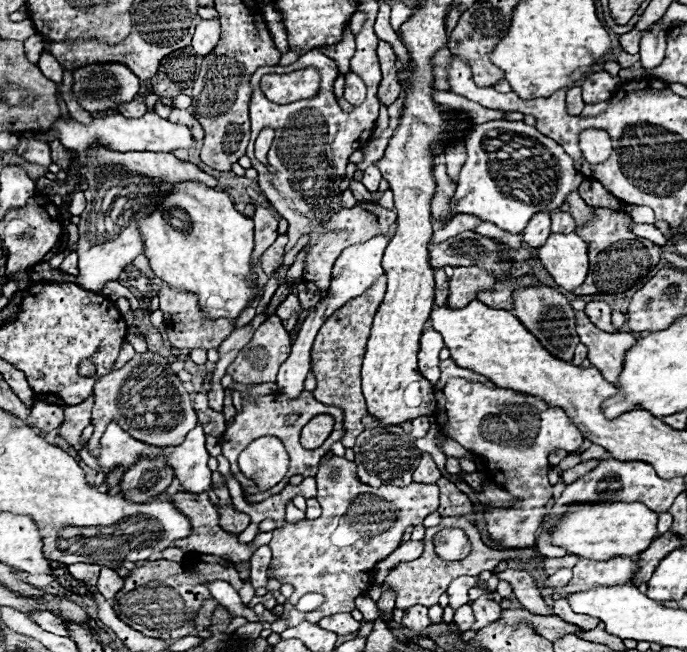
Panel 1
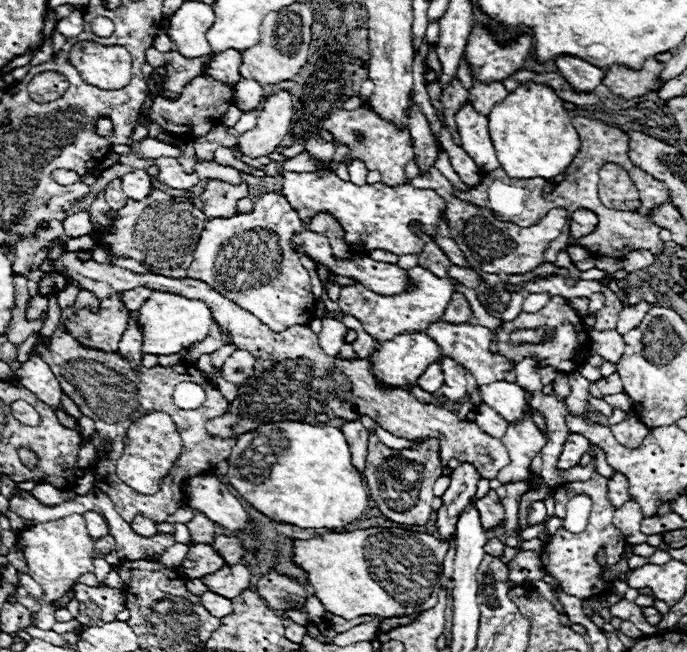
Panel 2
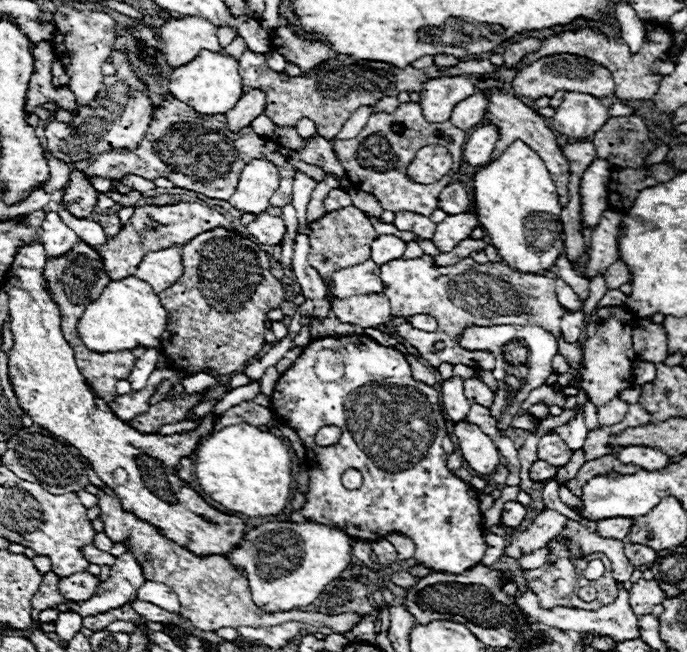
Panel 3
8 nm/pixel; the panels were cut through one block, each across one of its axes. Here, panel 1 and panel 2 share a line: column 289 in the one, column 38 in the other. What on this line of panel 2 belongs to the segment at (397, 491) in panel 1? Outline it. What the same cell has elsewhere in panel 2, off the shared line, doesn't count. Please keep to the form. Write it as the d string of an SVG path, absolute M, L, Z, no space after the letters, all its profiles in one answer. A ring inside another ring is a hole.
M72 514L72 516L66 516L66 518L60 518L60 520L54 520L54 522L42 522L42 524L36 524L32 528L26 528L26 530L18 532L18 544L16 546L26 554L26 560L28 560L28 566L30 566L30 576L44 588L44 596L38 598L42 608L36 614L36 624L42 630L50 630L52 624L56 622L52 604L60 596L64 596L82 574L94 572L92 552L102 554L104 550L114 548L116 542L114 542L112 536L106 536L98 542L92 542L90 536L88 536L88 530L86 530L84 516L82 514Z

